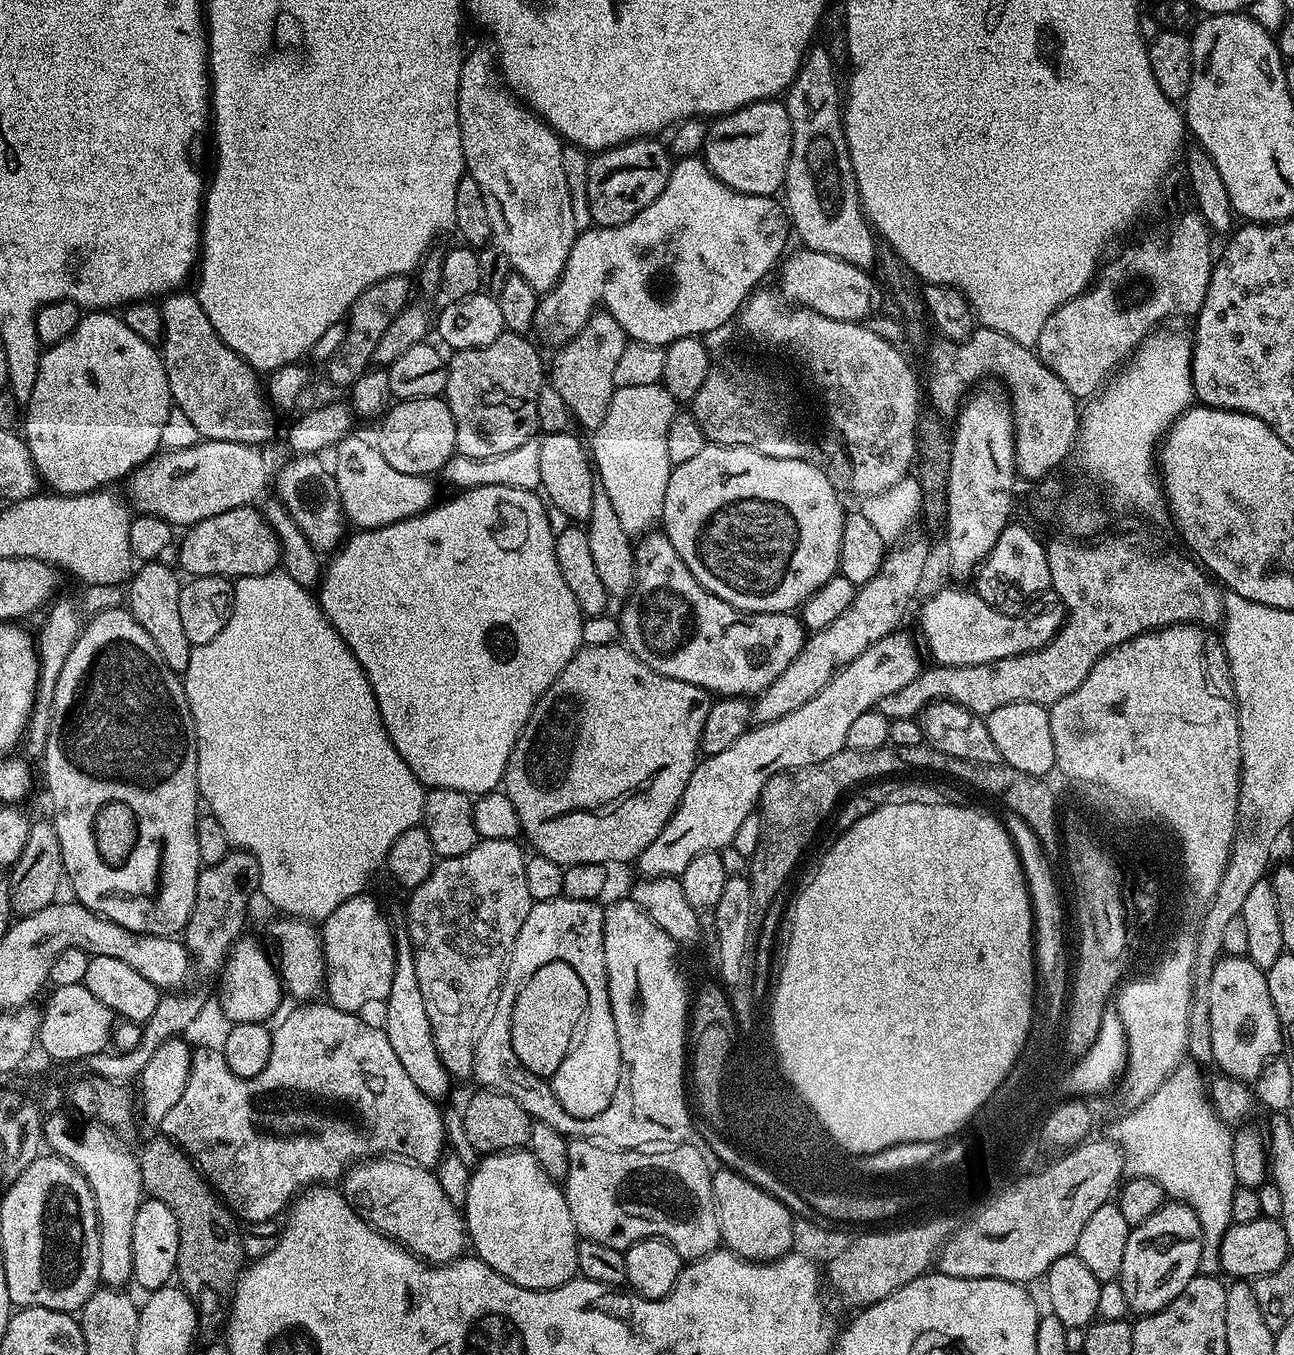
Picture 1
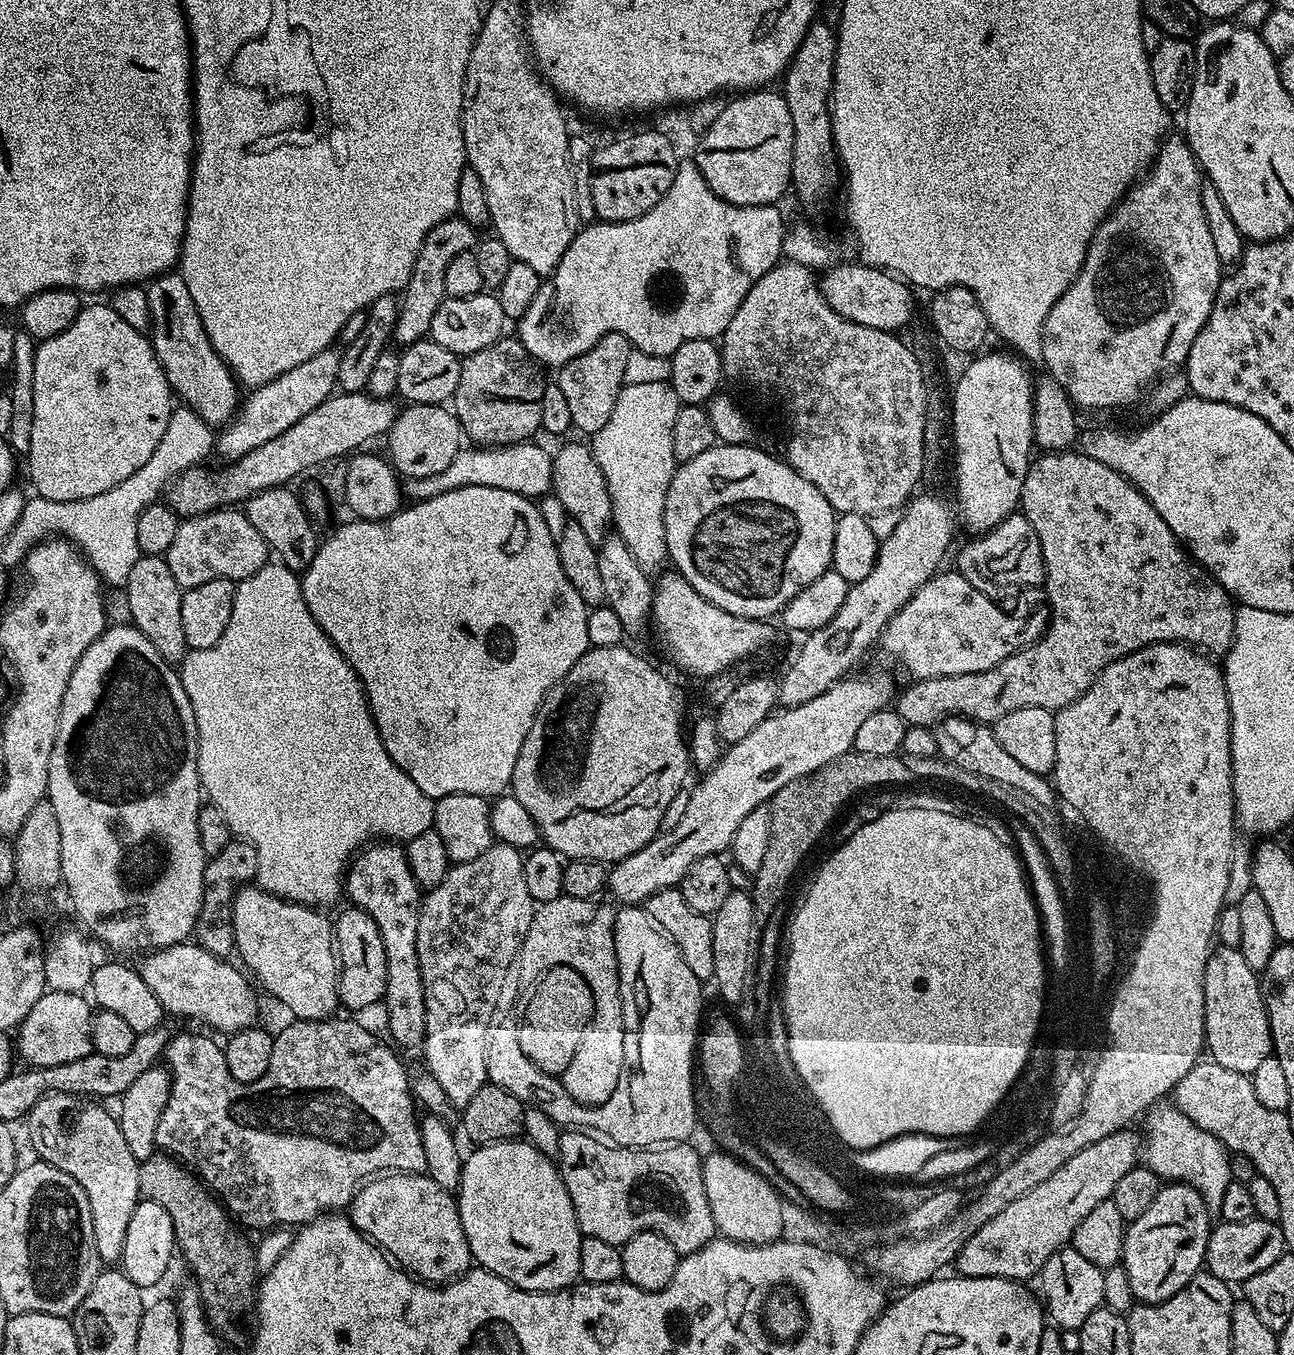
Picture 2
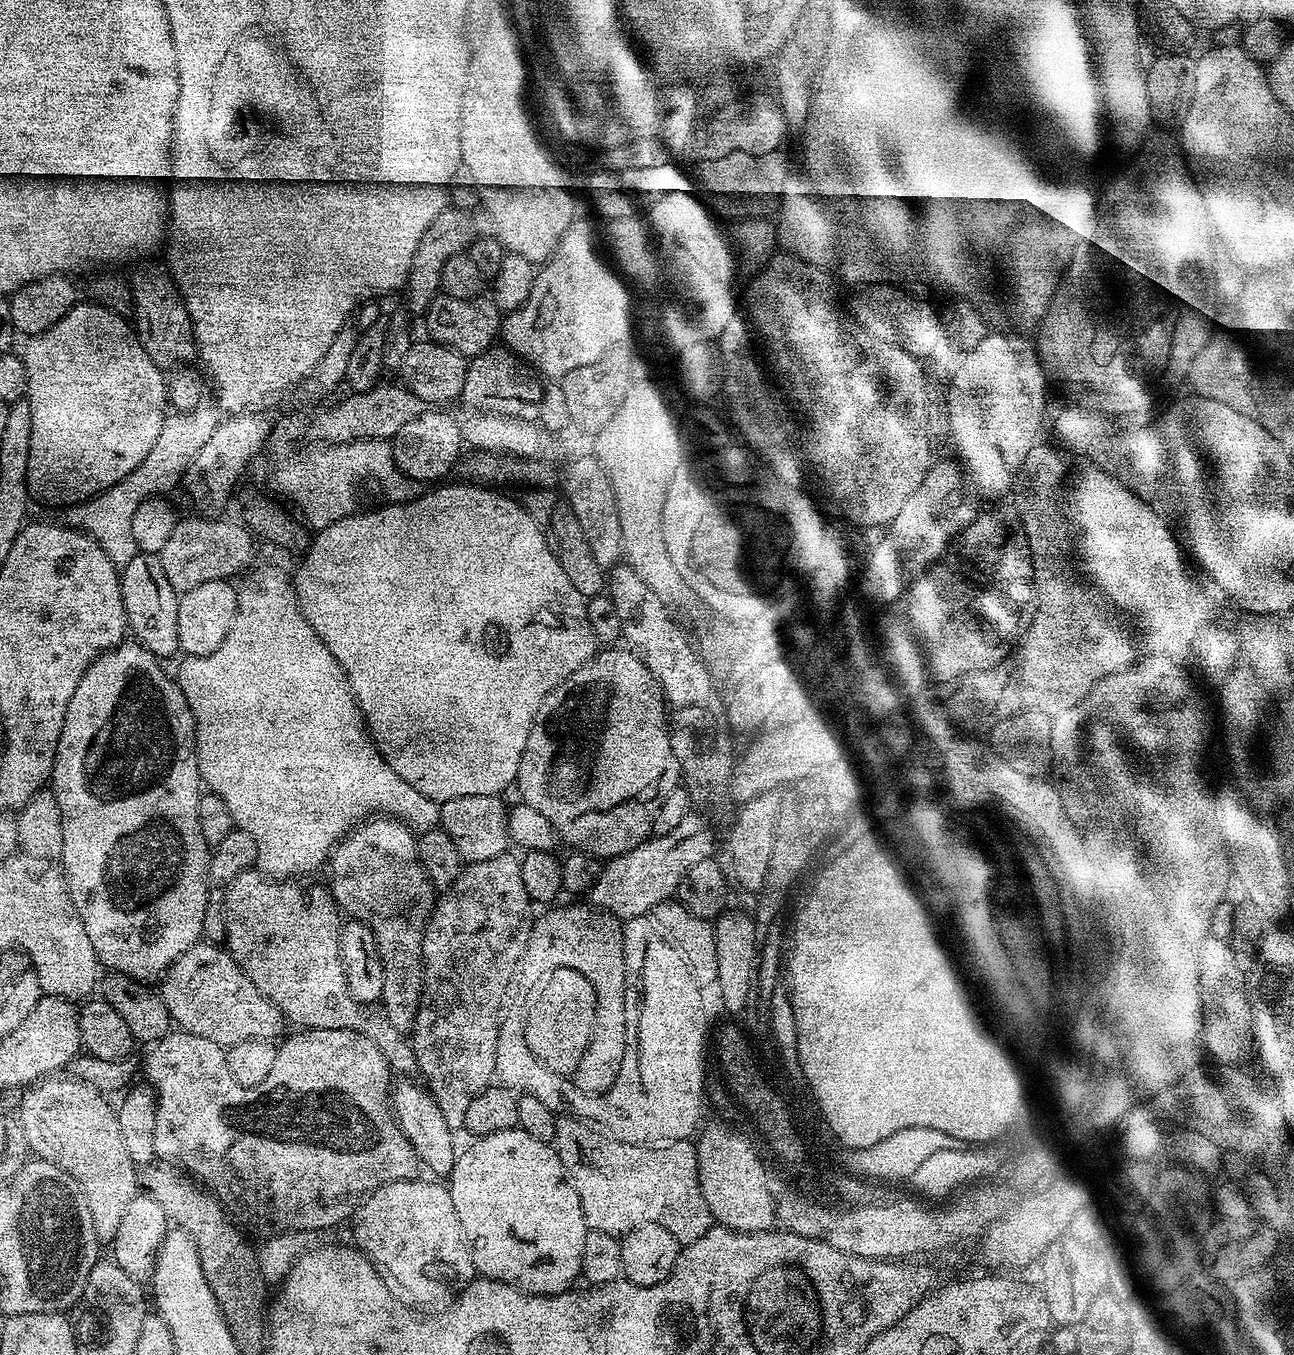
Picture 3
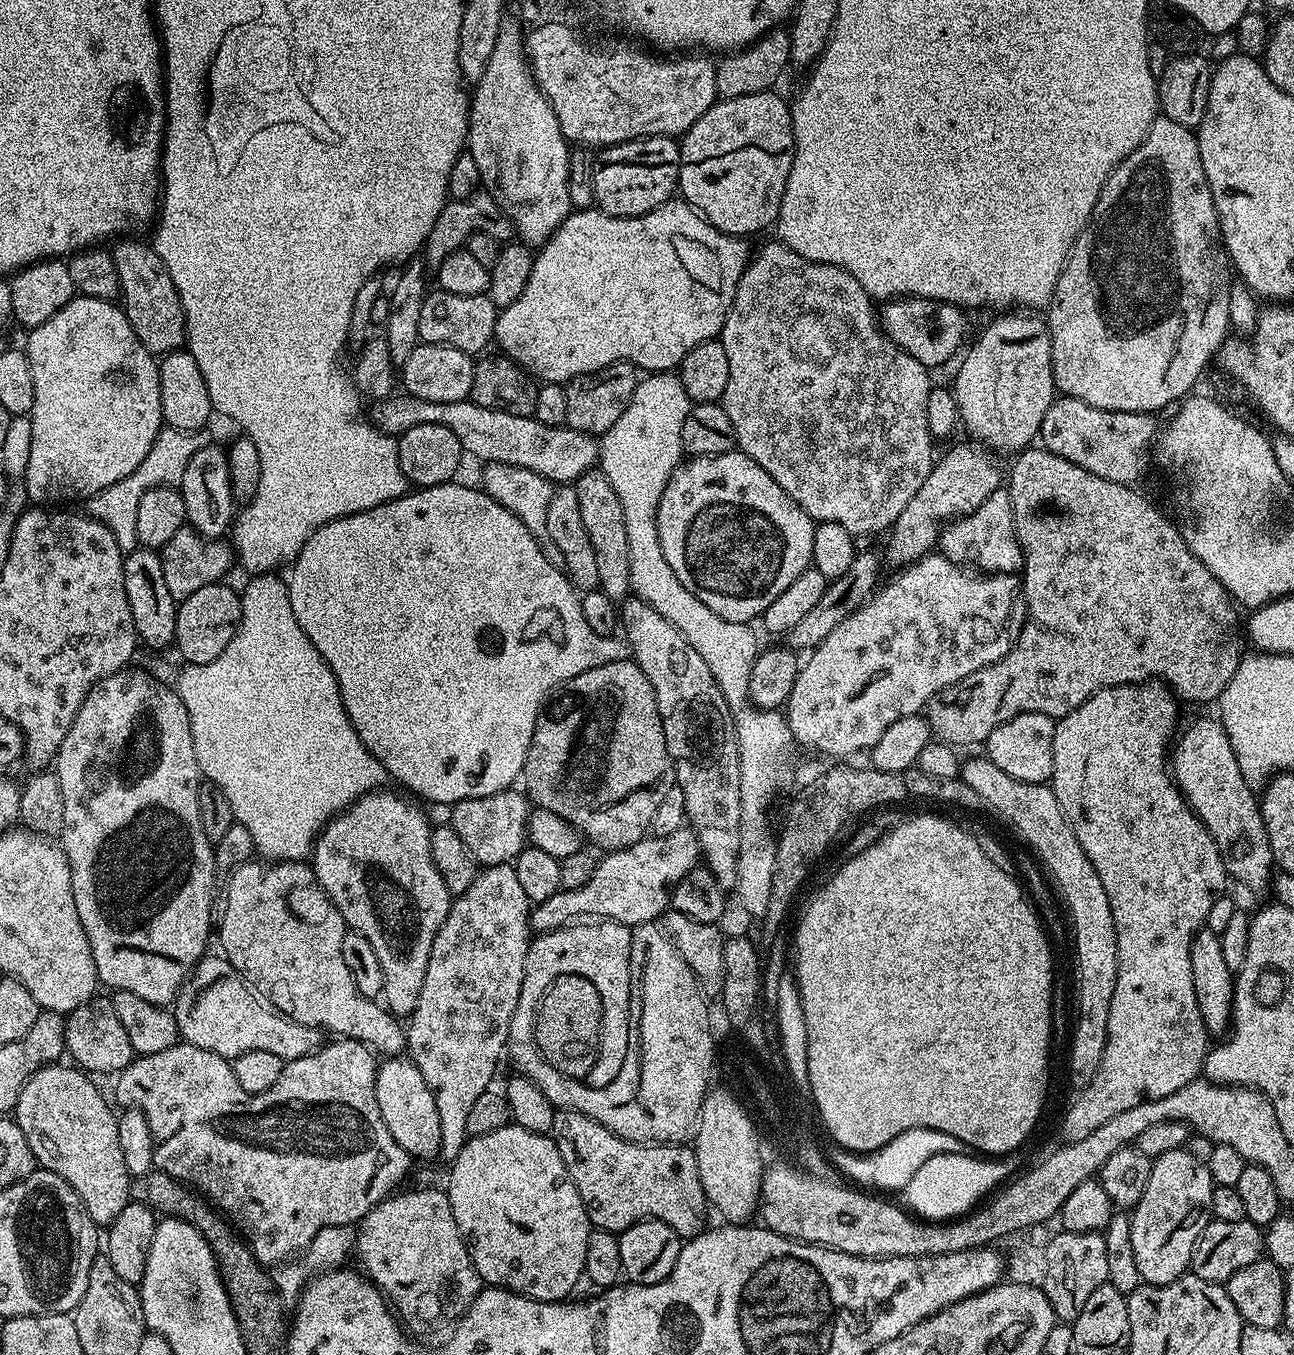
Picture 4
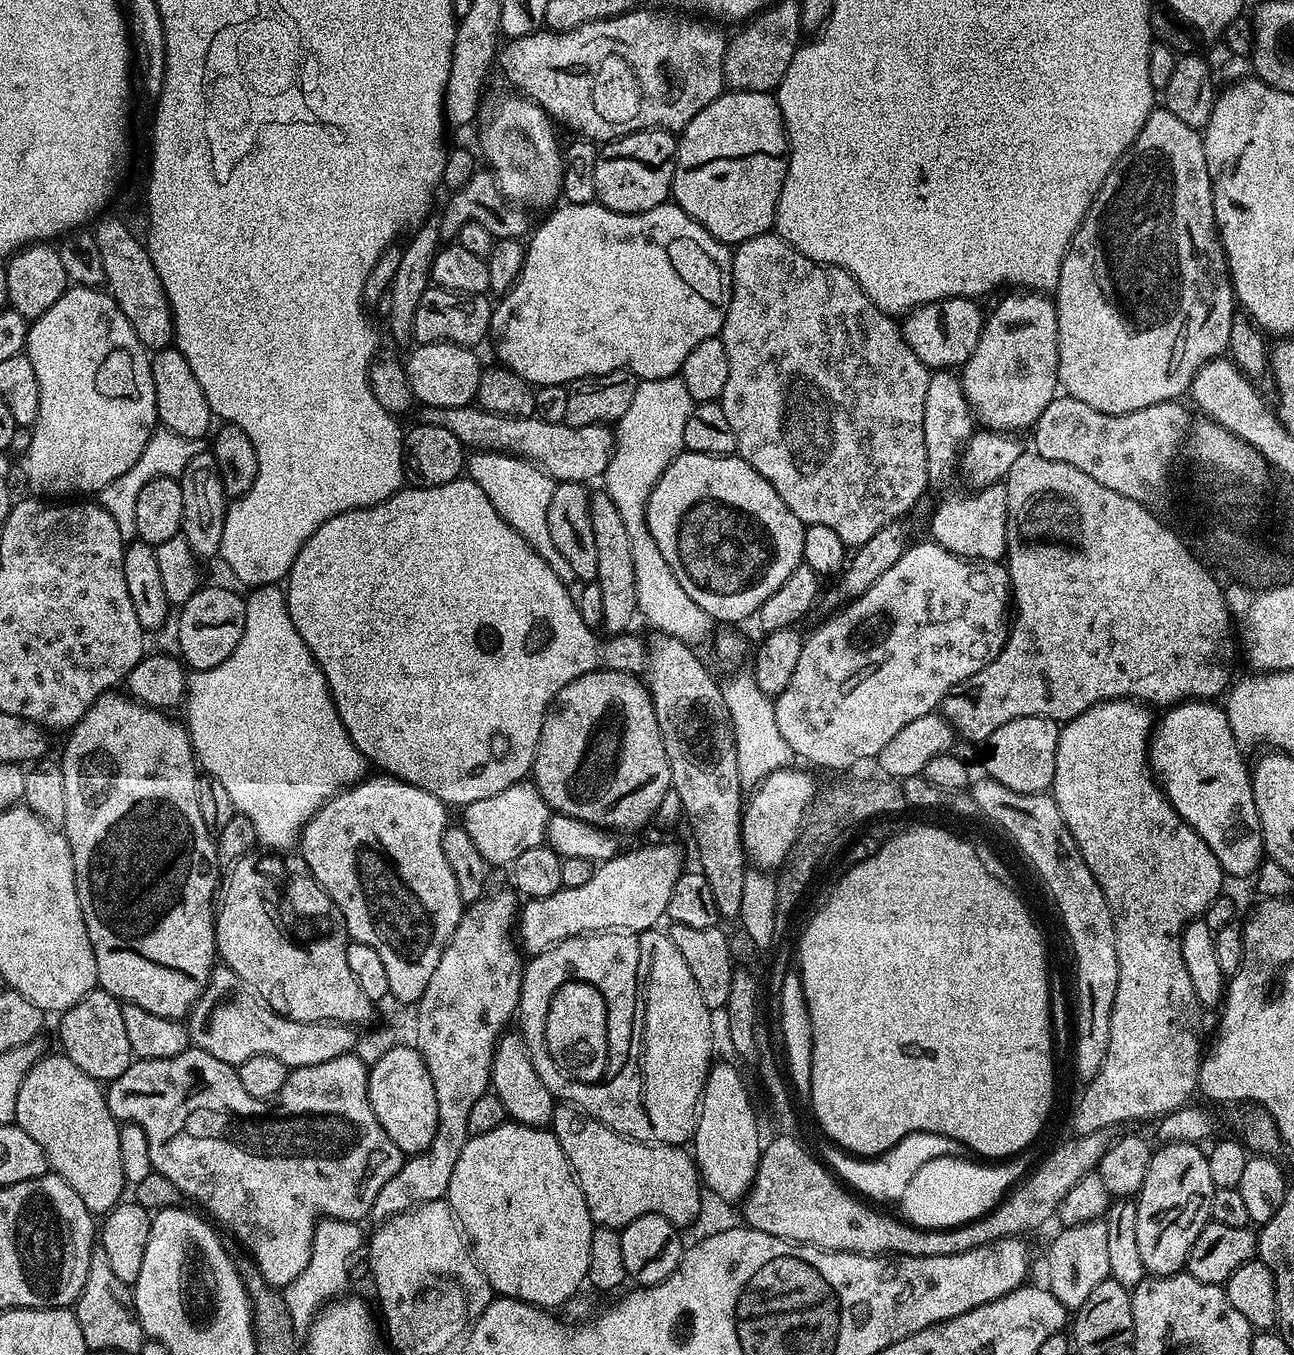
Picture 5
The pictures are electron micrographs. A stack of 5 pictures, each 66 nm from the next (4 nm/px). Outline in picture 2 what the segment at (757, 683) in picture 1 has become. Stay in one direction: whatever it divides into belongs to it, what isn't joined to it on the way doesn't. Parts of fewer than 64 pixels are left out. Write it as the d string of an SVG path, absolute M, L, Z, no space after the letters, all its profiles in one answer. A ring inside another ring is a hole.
M669 570L660 581L655 581L650 628L656 631L665 658L684 672L705 678L727 673L739 660L758 655L771 642L772 628L768 624L771 623L735 616L714 606L678 571Z

